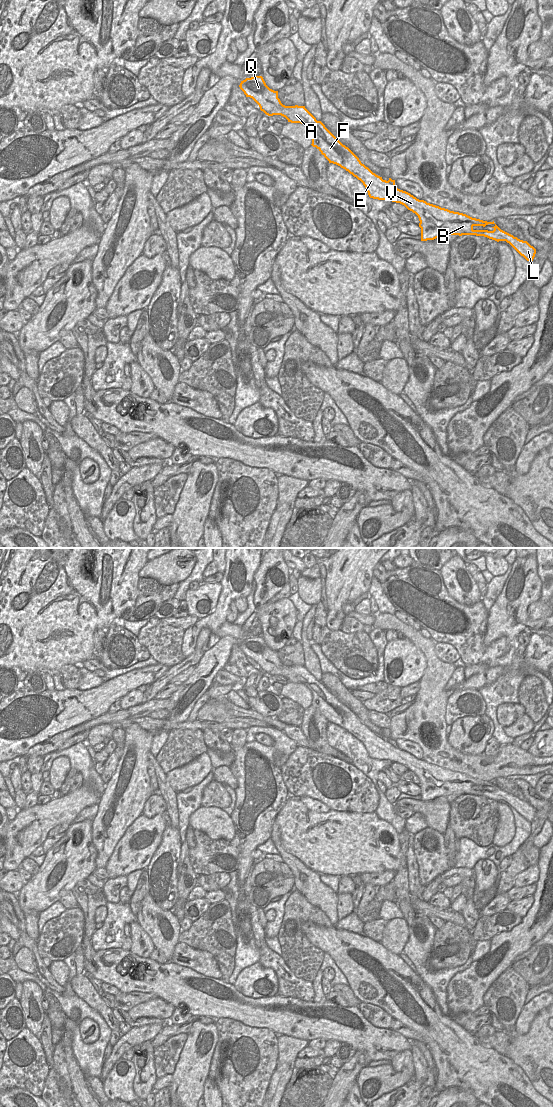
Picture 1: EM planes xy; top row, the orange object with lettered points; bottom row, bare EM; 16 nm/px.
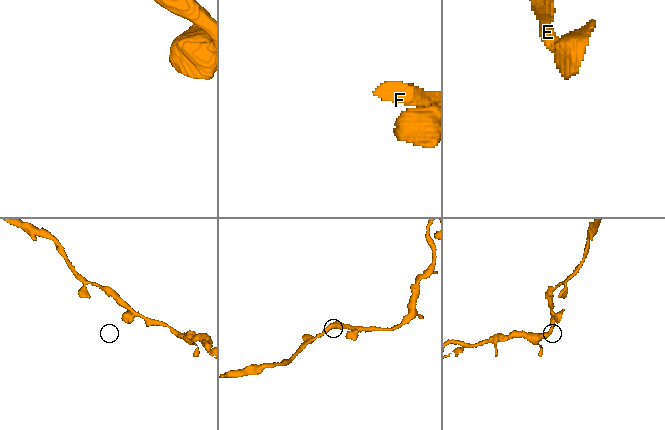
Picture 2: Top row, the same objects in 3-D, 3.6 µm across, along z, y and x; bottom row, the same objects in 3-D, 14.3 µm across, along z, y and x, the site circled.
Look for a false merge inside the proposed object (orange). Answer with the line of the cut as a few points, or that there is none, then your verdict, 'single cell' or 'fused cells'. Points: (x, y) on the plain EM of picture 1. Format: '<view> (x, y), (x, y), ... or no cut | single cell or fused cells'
no cut | single cell

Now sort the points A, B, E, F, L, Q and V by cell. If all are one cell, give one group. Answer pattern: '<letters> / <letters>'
A B E F L Q V

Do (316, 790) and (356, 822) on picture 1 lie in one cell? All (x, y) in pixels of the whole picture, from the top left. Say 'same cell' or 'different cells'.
different cells

